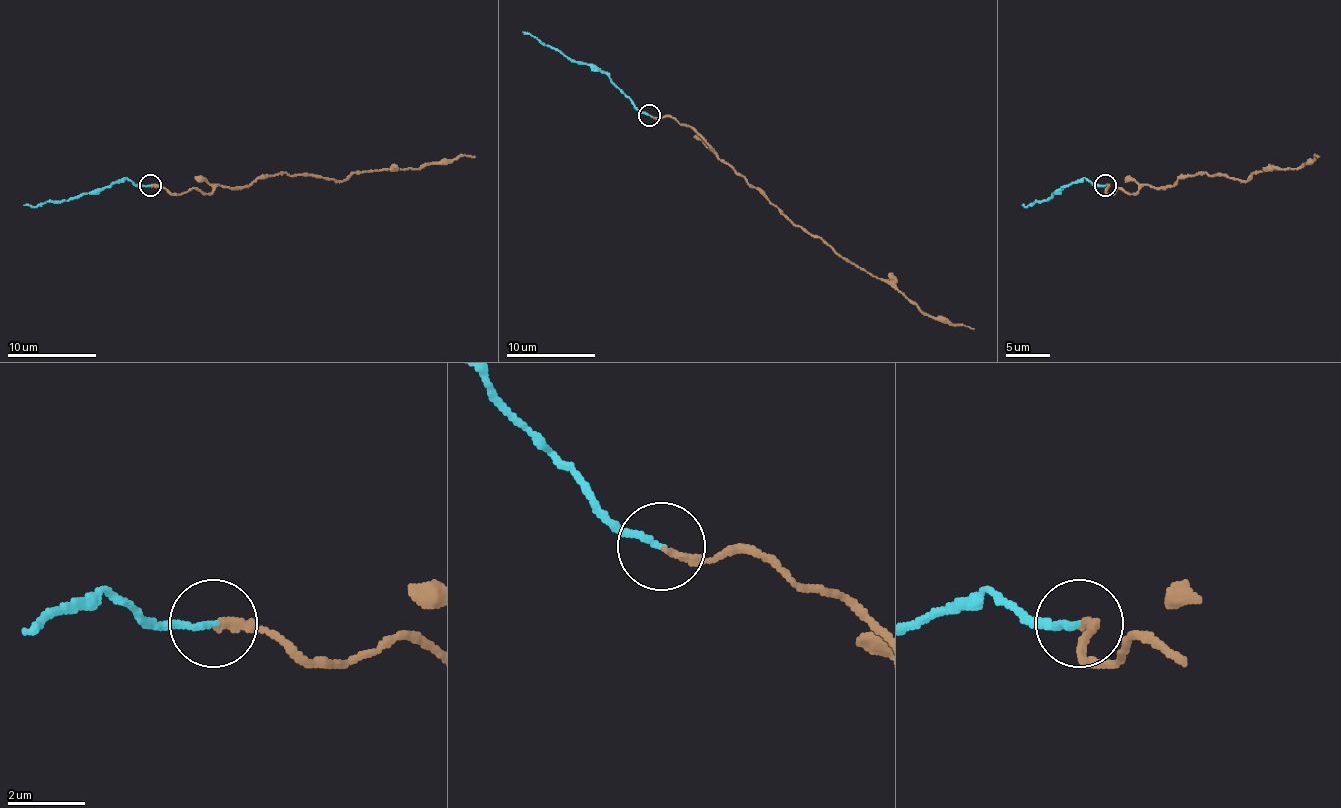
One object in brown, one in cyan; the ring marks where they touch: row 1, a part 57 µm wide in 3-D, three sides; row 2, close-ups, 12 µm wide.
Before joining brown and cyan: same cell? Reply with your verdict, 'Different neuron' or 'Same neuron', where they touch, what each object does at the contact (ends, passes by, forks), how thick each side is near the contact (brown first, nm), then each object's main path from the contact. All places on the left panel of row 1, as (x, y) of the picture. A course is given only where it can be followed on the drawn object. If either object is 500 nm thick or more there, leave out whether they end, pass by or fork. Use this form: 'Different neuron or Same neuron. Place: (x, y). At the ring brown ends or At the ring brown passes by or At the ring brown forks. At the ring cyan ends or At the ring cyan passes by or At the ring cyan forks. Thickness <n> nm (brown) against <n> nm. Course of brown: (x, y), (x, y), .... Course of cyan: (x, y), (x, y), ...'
Same neuron. Place: (150, 185). At the ring brown ends. At the ring cyan ends. Thickness 200 nm (brown) against 140 nm. Course of brown: (150, 187), (210, 193), (218, 184), (247, 187), (281, 173), (338, 180), (474, 158). Course of cyan: (150, 184), (116, 180), (105, 189), (67, 200), (47, 200), (36, 207), (23, 204)

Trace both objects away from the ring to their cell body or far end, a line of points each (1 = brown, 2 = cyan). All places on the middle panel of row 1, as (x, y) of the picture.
1: (649, 116), (675, 118), (689, 124), (795, 224), (820, 236), (862, 269), (889, 280), (929, 316), (973, 329)
2: (649, 116), (604, 73), (566, 58), (522, 31)

